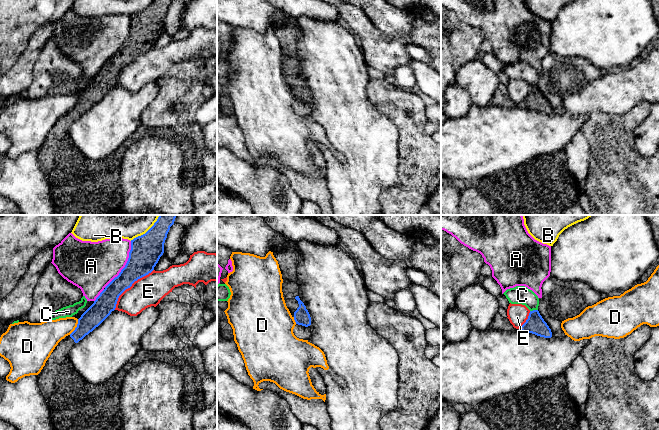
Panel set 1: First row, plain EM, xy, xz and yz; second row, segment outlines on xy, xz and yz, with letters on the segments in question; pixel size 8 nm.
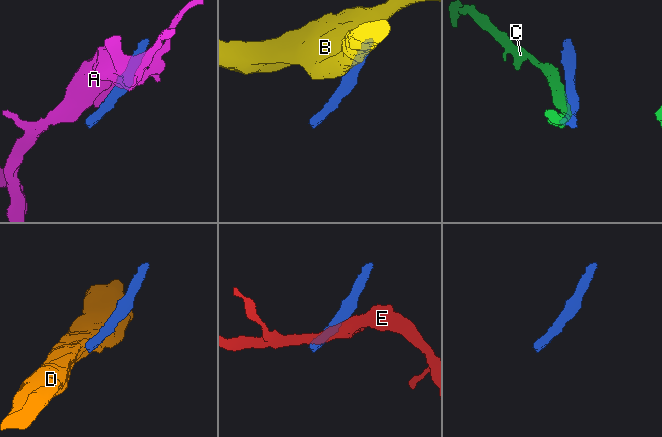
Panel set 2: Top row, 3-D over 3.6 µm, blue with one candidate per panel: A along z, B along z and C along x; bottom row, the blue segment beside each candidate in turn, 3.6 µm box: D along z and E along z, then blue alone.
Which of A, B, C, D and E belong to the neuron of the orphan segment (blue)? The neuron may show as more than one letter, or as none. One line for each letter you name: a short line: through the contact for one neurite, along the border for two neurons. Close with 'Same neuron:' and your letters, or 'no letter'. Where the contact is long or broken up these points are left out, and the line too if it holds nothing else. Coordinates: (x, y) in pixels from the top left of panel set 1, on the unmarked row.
Same neuron: no letter

